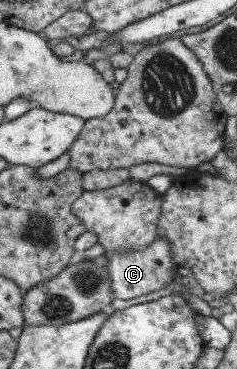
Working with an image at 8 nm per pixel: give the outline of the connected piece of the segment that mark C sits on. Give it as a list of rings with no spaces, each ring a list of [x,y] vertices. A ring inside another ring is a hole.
[[[159,237],[146,250],[135,253],[111,253],[109,272],[114,296],[122,300],[132,300],[136,296],[144,296],[154,290],[162,290],[173,281],[174,273],[178,272],[178,268],[178,264],[174,262],[169,241]]]

